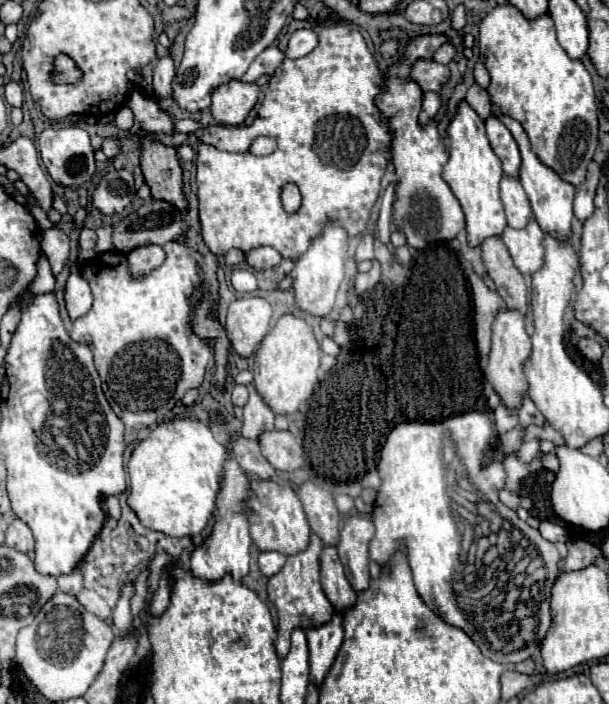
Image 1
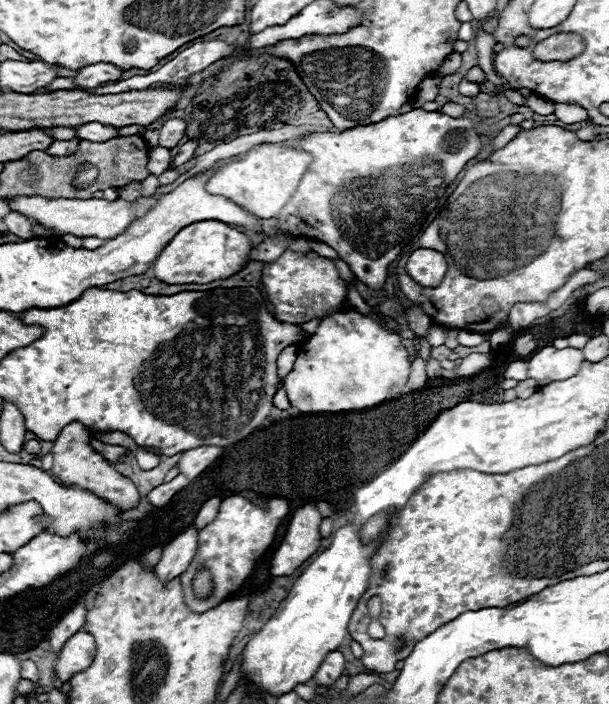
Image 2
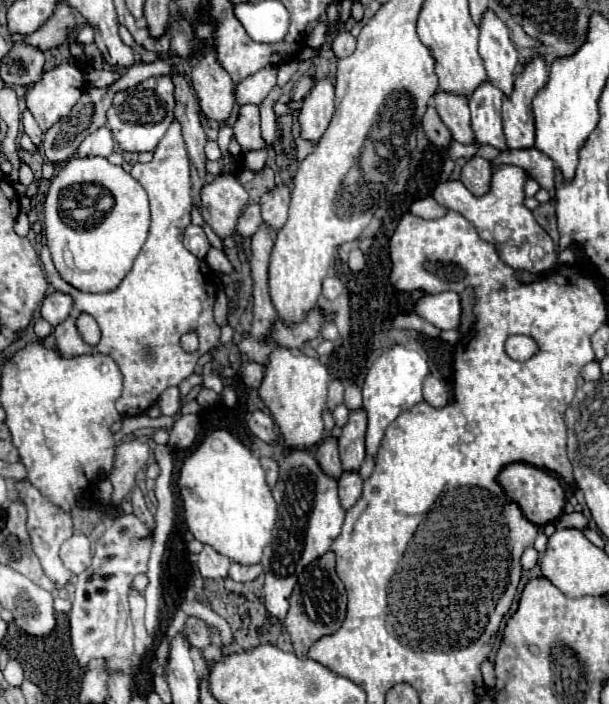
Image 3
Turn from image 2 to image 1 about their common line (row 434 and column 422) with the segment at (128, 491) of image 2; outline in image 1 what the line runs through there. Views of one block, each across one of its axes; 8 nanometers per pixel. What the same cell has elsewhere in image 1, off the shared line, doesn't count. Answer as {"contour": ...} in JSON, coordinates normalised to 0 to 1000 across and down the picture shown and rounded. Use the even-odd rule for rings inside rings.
{"contour":[[[683,85],[673,97],[673,111],[700,131],[713,128],[719,131],[726,119],[736,114],[739,99],[729,91],[719,91],[713,85]]]}

